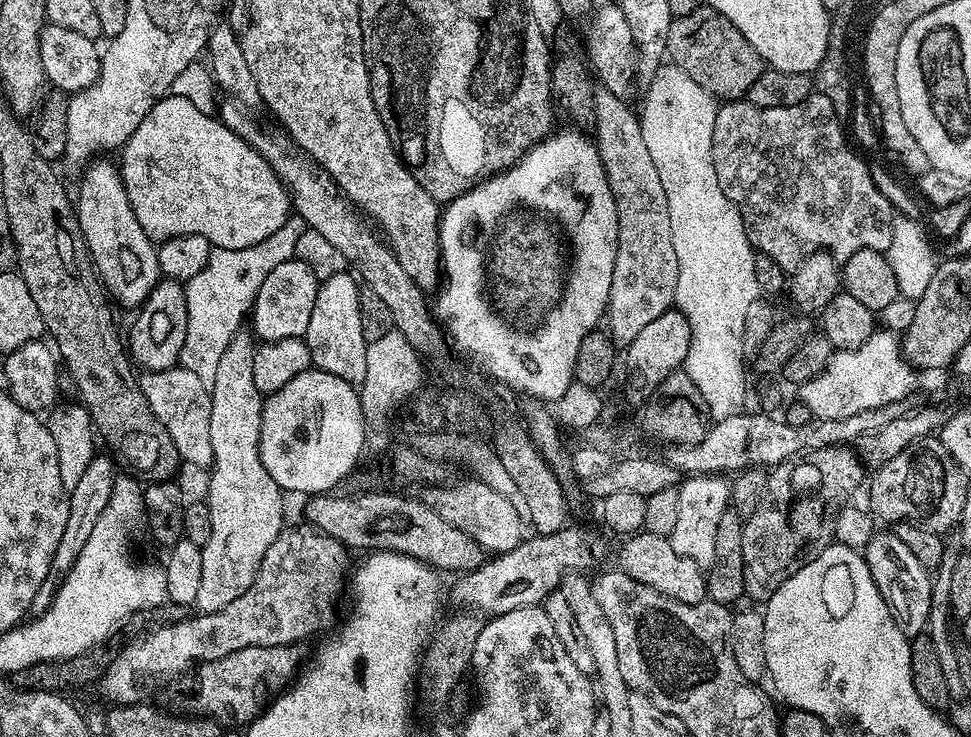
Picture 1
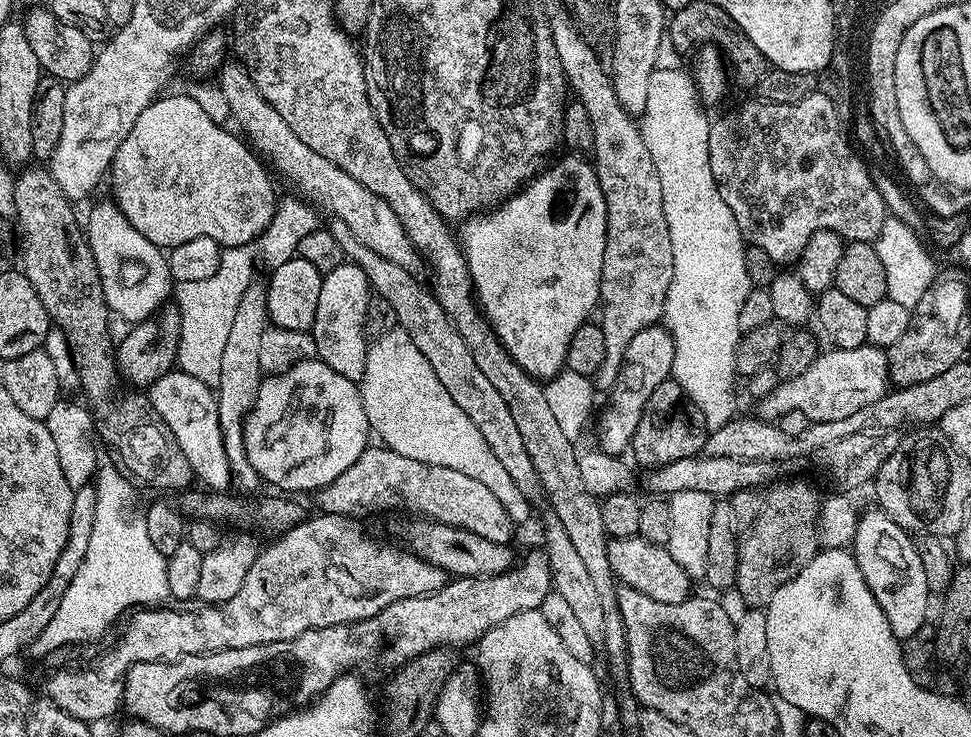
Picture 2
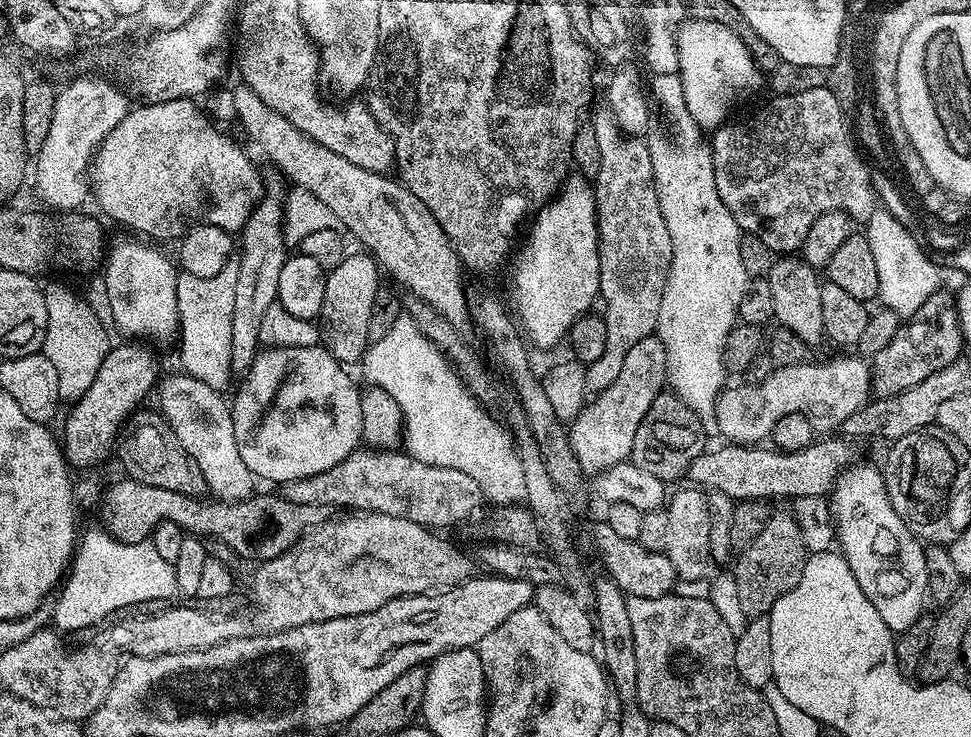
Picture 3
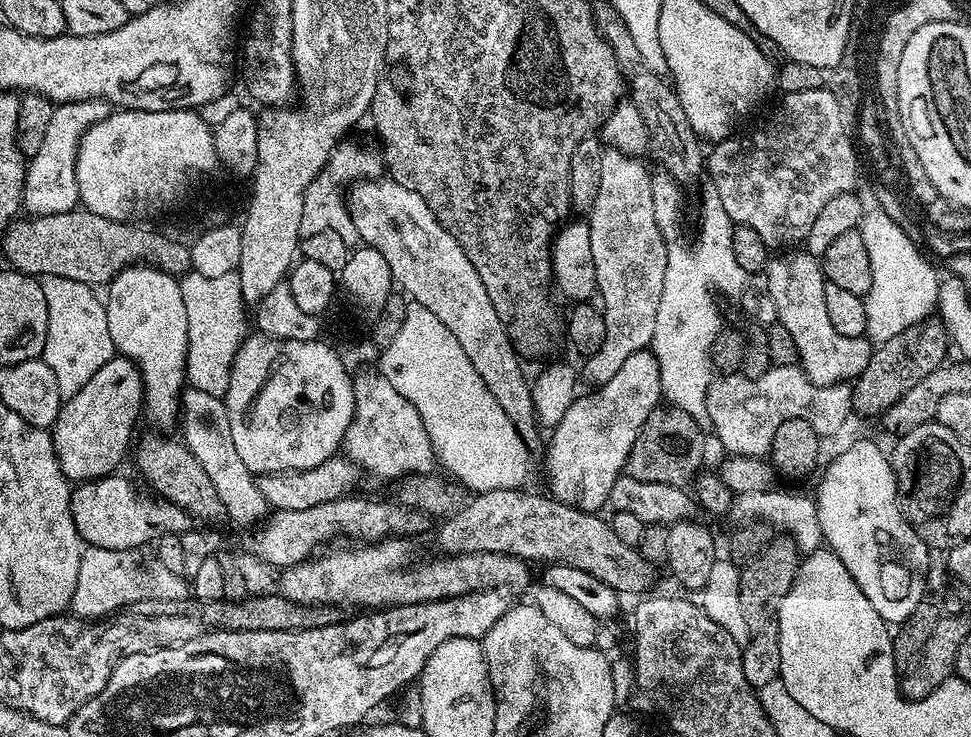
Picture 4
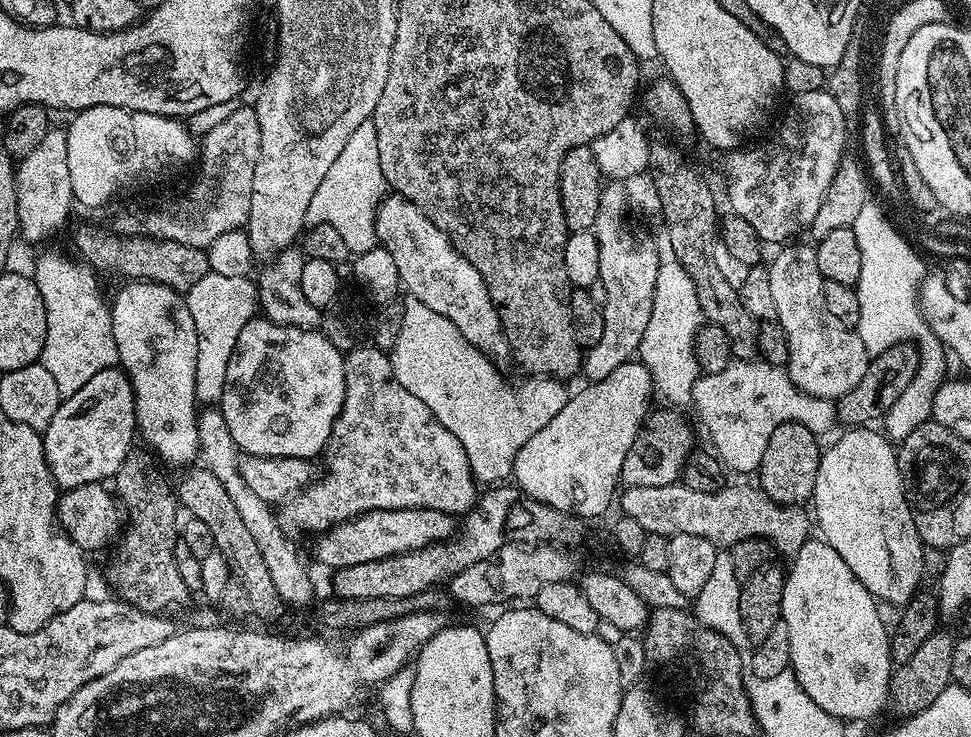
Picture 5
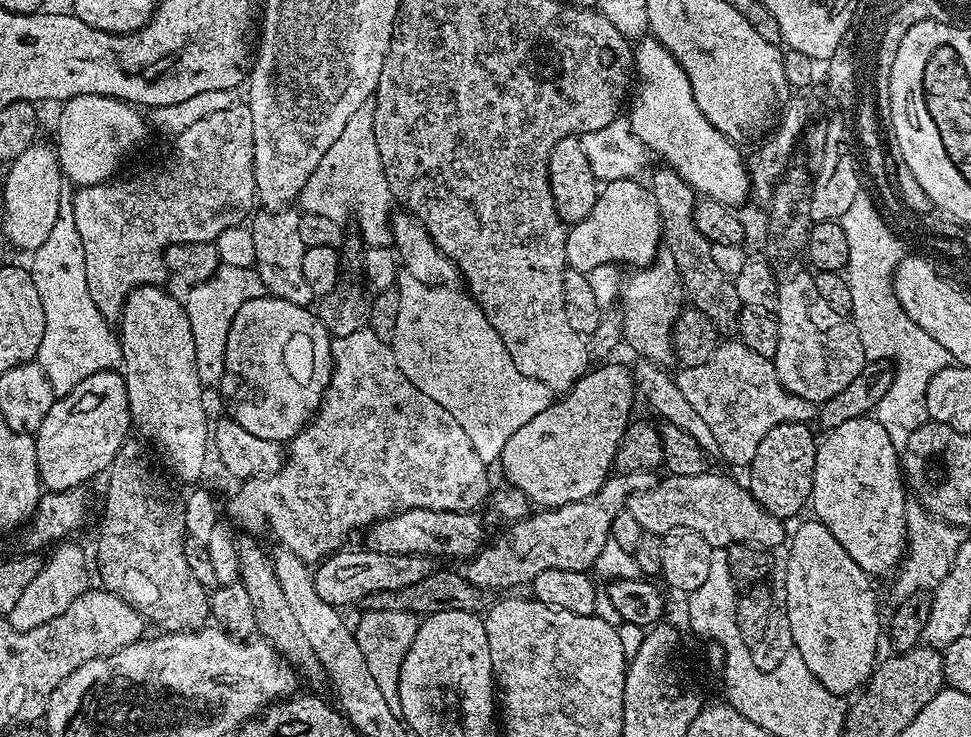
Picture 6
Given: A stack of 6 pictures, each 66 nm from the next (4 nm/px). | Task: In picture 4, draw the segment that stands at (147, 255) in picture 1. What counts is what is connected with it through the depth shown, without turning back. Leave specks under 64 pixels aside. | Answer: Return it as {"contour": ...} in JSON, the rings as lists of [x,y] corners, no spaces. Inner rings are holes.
{"contour":[[[133,264],[131,268],[123,268],[106,285],[106,292],[104,309],[110,338],[114,338],[117,353],[134,360],[140,368],[146,393],[146,416],[152,419],[156,427],[153,429],[175,429],[182,411],[180,398],[186,384],[184,366],[188,358],[188,331],[179,279],[146,264]],[[132,316],[137,316],[133,324]]]}

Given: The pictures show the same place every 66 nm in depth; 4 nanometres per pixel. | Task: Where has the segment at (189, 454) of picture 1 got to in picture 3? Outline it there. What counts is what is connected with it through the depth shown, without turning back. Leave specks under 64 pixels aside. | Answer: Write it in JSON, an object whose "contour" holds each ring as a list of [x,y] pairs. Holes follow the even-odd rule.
{"contour":[[[187,374],[172,376],[159,385],[160,408],[162,418],[178,434],[178,442],[182,442],[186,454],[194,458],[198,470],[202,470],[202,478],[206,478],[208,492],[219,501],[245,500],[253,495],[254,477],[250,466],[242,462],[242,454],[238,454],[238,442],[234,438],[234,422],[229,401],[216,392],[206,382],[198,382],[198,378]]]}

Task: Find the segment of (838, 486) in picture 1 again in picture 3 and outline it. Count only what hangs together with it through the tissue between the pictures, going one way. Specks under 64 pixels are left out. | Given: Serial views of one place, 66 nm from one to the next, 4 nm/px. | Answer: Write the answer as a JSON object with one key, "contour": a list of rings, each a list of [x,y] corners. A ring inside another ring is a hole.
{"contour":[[[773,511],[769,515],[762,534],[758,534],[758,538],[743,545],[741,552],[744,553],[741,556],[739,553],[734,560],[739,603],[742,605],[744,614],[749,618],[767,616],[771,612],[774,602],[778,602],[778,598],[782,598],[782,594],[786,594],[790,590],[794,590],[794,586],[798,586],[798,582],[806,570],[806,562],[810,553],[795,515],[791,511]]]}

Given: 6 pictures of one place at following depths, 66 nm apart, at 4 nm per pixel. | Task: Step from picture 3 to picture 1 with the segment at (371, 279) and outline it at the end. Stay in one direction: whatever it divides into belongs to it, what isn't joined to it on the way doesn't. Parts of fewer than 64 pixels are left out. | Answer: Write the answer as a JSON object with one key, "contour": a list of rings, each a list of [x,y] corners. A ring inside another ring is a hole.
{"contour":[[[347,271],[339,272],[334,277],[321,281],[319,285],[304,337],[313,367],[358,386],[366,378],[368,349],[367,340],[362,334],[359,285],[355,277]]]}

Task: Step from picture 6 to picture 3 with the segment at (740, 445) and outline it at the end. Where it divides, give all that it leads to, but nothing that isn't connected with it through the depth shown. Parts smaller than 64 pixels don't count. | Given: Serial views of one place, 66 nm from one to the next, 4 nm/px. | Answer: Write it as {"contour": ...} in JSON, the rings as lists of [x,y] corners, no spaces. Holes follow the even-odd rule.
{"contour":[[[840,354],[837,360],[825,364],[805,362],[776,368],[761,384],[741,383],[741,388],[725,387],[716,400],[716,426],[725,441],[734,444],[759,445],[771,437],[774,426],[786,414],[802,414],[810,418],[813,429],[820,434],[839,430],[842,422],[850,418],[872,396],[872,370],[867,359],[859,355]]]}

